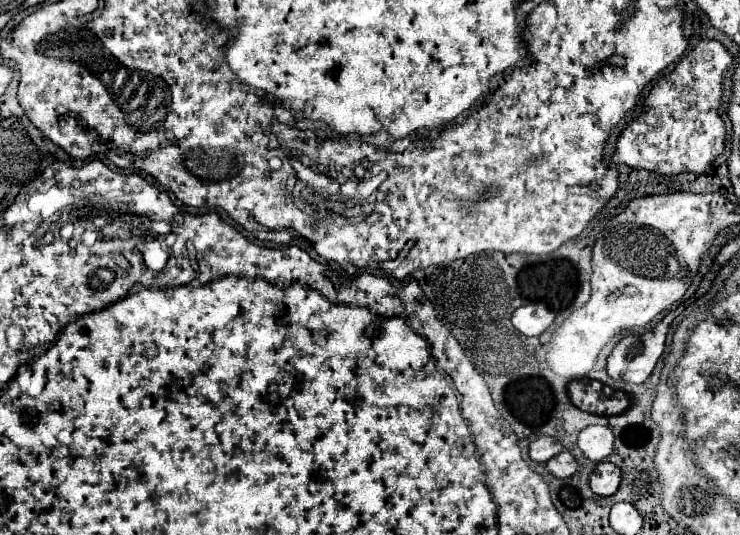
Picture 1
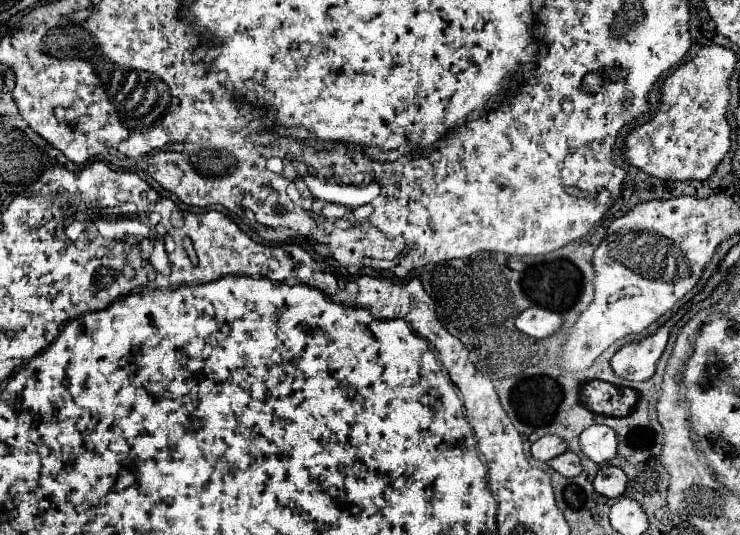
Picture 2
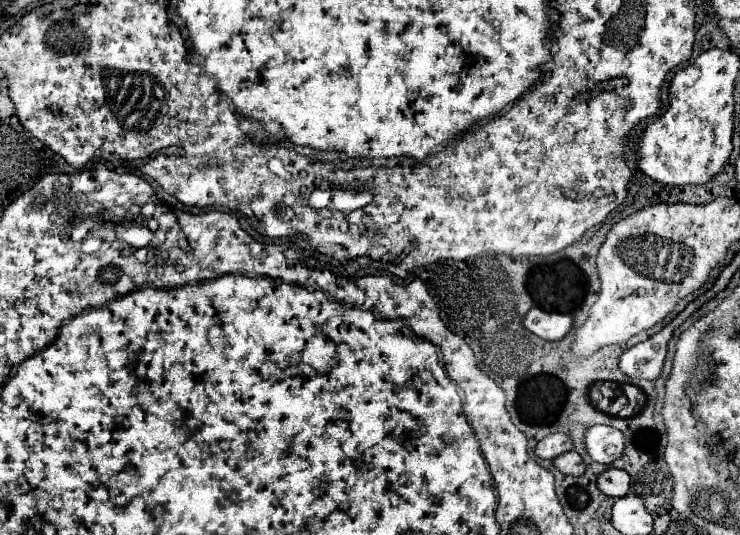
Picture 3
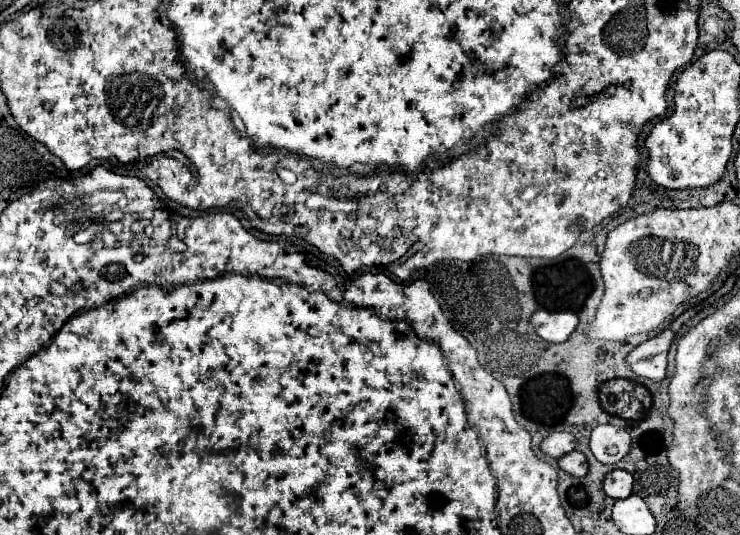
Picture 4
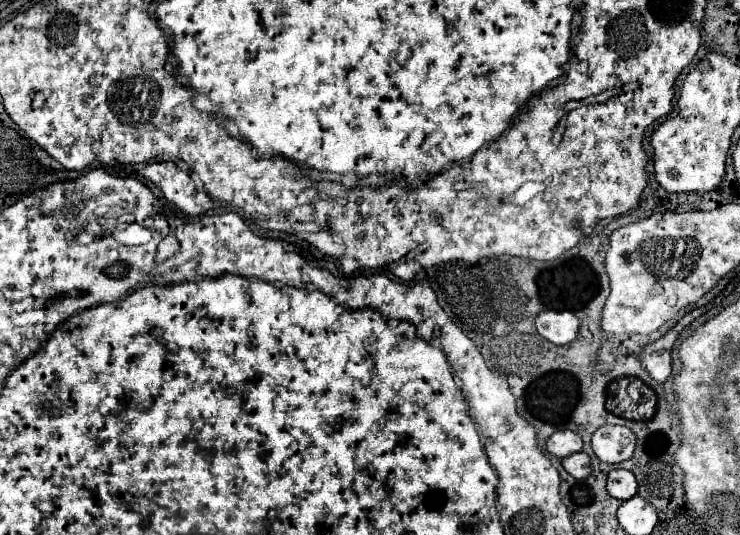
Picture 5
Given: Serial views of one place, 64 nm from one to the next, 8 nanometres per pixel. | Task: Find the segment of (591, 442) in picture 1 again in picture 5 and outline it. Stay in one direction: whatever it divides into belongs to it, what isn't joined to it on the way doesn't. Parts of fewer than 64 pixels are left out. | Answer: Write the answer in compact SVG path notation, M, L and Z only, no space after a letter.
M600 426L592 436L592 450L602 462L620 464L632 458L636 440L636 434L626 426Z

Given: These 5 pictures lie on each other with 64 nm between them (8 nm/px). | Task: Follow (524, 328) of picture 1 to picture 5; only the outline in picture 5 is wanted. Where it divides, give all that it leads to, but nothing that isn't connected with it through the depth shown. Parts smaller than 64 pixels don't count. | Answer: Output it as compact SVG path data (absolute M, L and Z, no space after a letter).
M546 310L546 312L538 314L536 328L538 328L540 336L550 340L552 344L564 346L578 338L580 320L576 318L574 312L568 312L568 310L564 310L564 312Z

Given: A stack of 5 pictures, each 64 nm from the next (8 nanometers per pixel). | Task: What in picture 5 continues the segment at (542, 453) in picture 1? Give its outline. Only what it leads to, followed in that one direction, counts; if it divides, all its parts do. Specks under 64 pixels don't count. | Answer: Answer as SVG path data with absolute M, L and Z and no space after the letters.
M558 430L554 432L548 442L546 442L546 450L558 458L566 458L574 452L580 452L582 450L582 438L578 432L572 432L572 430Z

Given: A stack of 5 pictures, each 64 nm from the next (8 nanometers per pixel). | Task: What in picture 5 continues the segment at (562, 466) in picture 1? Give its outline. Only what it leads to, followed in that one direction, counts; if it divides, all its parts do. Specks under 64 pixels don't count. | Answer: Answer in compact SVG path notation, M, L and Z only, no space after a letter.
M576 452L576 454L566 456L566 458L562 460L562 466L564 466L564 470L566 470L570 476L574 476L576 480L584 480L584 478L588 478L590 472L592 472L592 468L590 468L590 458L588 458L588 454L584 454L584 452Z

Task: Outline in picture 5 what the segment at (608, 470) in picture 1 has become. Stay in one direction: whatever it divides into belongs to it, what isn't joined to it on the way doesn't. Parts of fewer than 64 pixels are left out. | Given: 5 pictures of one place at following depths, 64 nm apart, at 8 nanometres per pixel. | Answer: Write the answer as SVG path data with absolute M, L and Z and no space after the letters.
M612 470L608 474L608 494L616 500L630 500L632 496L636 496L638 484L632 472L628 470Z

